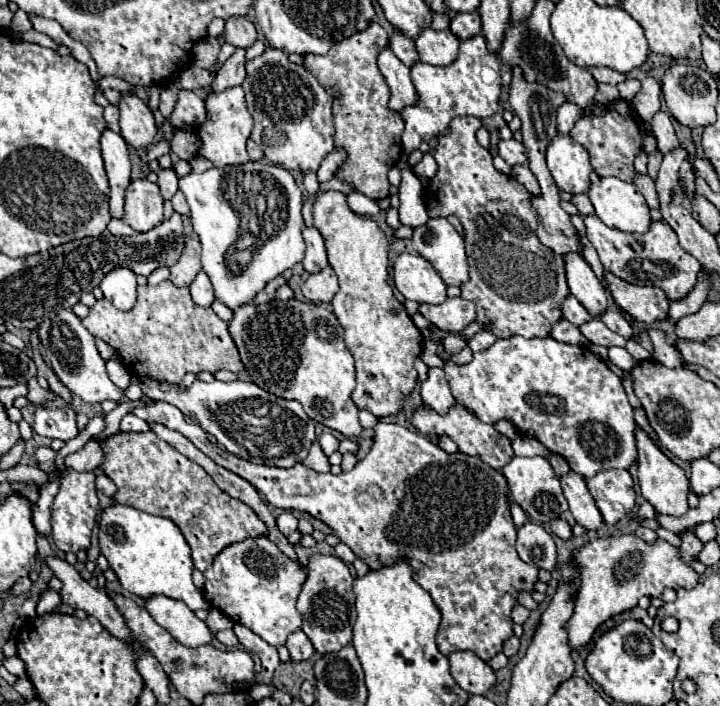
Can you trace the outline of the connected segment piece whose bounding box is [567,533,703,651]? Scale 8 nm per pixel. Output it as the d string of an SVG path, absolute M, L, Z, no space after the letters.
M695 533L683 535L681 537L681 547L675 549L671 547L667 541L657 539L653 545L645 545L639 537L635 535L621 535L621 537L605 537L605 539L595 539L585 543L583 547L579 547L573 553L573 565L577 567L577 591L573 593L573 615L567 621L567 635L569 635L569 647L573 651L581 649L583 645L587 645L591 641L591 637L595 635L595 631L609 619L615 617L623 611L629 611L637 605L637 601L647 595L647 597L661 597L661 593L665 589L691 589L697 585L699 575L691 569L689 561L697 559L699 551L703 549L703 543L695 537Z

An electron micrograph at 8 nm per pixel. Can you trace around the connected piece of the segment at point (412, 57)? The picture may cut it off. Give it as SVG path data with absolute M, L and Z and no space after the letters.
M399 31L391 37L389 47L391 47L391 51L399 57L399 61L405 63L407 67L411 67L413 63L417 63L417 59L419 59L417 49L415 49L415 41L409 39L409 37L405 37L405 35L399 33Z

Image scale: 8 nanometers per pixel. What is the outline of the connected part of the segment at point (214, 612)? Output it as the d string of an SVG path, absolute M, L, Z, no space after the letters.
M211 609L211 611L209 611L209 617L207 617L207 625L209 625L209 629L211 629L213 633L217 633L217 631L221 631L221 629L233 627L235 623L233 623L227 615L223 615L219 609Z

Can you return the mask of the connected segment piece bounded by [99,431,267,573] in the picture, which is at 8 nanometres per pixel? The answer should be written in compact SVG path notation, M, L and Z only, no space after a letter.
M153 431L117 433L105 439L105 447L101 441L101 449L103 461L99 469L117 485L113 501L171 519L189 543L195 569L201 573L227 545L249 537L267 535L267 525L249 505L223 493L203 467L189 461L175 447L159 439Z

